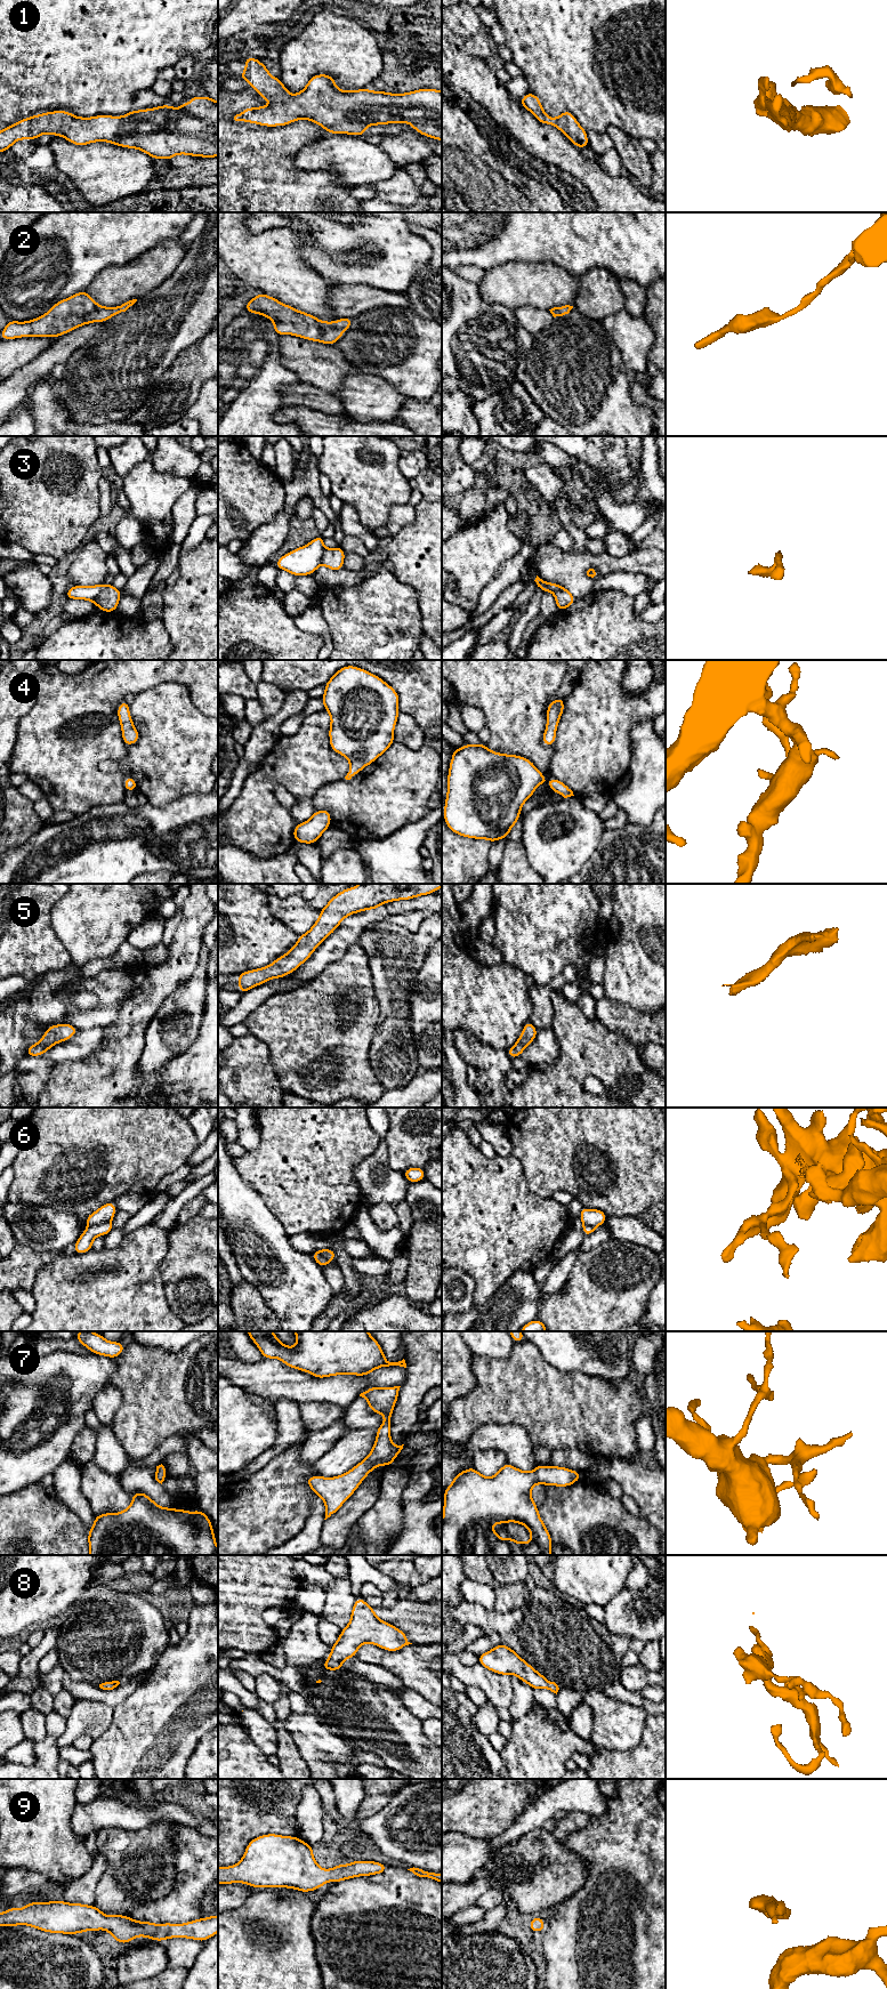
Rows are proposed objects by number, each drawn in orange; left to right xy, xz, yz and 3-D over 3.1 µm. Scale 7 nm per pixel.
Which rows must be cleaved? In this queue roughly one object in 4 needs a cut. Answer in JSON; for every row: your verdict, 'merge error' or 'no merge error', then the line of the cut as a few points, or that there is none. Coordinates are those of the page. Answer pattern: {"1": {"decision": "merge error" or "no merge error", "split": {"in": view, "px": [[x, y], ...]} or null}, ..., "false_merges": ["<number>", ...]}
{"1": {"decision": "no merge error", "split": null}, "2": {"decision": "no merge error", "split": null}, "3": {"decision": "merge error", "split": {"in": "xy", "px": [[102, 585], [101, 593], [93, 601]]}}, "4": {"decision": "no merge error", "split": null}, "5": {"decision": "no merge error", "split": null}, "6": {"decision": "merge error", "split": {"in": "xy", "px": [[110, 1221], [89, 1225]]}}, "7": {"decision": "no merge error", "split": null}, "8": {"decision": "no merge error", "split": null}, "9": {"decision": "no merge error", "split": null}, "false_merges": ["3", "6"]}

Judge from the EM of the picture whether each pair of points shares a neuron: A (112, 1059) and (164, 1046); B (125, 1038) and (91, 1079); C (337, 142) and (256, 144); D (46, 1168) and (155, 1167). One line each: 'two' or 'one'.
A: two
B: one
C: two
D: one

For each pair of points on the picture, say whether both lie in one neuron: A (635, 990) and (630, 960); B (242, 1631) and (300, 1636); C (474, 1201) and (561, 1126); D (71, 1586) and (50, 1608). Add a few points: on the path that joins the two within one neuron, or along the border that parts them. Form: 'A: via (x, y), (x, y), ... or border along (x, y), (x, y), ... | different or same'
A: via (635, 983), (635, 967) | same
B: border along (280, 1637), (277, 1642) | different
C: border along (511, 1154), (521, 1164), (522, 1173), (529, 1186) | different
D: via (65, 1592), (55, 1602) | same

